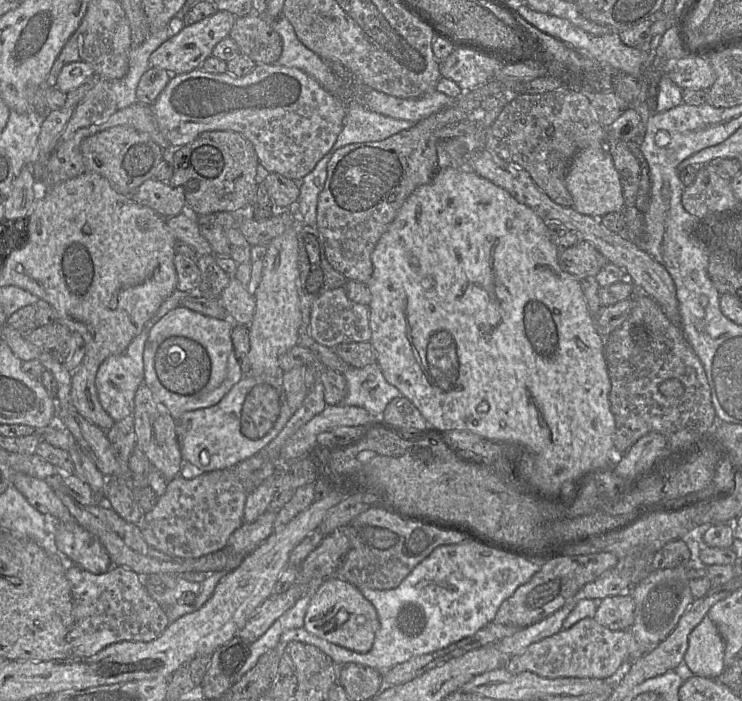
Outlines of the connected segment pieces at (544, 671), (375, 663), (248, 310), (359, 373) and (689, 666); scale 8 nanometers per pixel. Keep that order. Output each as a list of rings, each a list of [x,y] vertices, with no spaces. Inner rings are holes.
[[[585,618],[568,630],[531,644],[522,654],[513,656],[506,668],[512,673],[527,671],[545,678],[606,679],[618,675],[629,665],[632,640],[629,629],[610,630],[593,618]]]
[[[468,539],[458,544],[438,546],[396,588],[358,588],[375,606],[380,621],[369,652],[358,653],[331,643],[311,634],[305,627],[283,632],[279,643],[299,641],[312,644],[330,656],[336,666],[356,663],[380,672],[388,671],[411,657],[443,649],[472,636],[492,623],[501,603],[541,570],[541,566],[530,559]]]
[[[231,276],[230,283],[223,290],[219,299],[228,318],[236,325],[249,325],[256,309],[255,297],[247,287]]]
[[[377,362],[362,368],[350,367],[343,375],[347,381],[347,393],[338,405],[361,407],[376,418],[381,418],[389,402],[403,396],[395,386],[387,382]]]
[[[706,615],[692,630],[684,655],[687,673],[717,679],[724,671],[724,643],[715,624]]]

